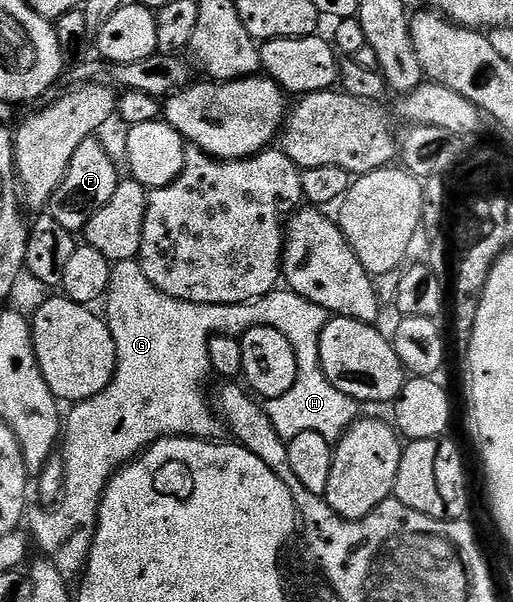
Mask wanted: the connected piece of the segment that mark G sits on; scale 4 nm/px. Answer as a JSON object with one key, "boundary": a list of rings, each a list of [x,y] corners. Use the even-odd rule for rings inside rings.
{"boundary":[[[139,261],[117,262],[112,268],[112,279],[108,285],[106,295],[106,303],[108,302],[108,314],[106,313],[106,321],[110,332],[114,336],[114,348],[116,349],[116,374],[110,380],[110,384],[102,392],[98,392],[98,396],[90,396],[85,402],[77,402],[71,407],[72,410],[67,411],[66,421],[62,426],[62,457],[64,459],[64,487],[60,493],[58,501],[51,508],[40,508],[44,510],[29,509],[26,514],[27,533],[30,535],[31,541],[41,550],[43,557],[47,561],[54,564],[54,568],[58,568],[60,575],[65,580],[76,580],[81,577],[82,571],[88,565],[88,557],[90,556],[90,548],[94,544],[94,536],[96,535],[96,521],[98,521],[98,512],[100,511],[100,501],[104,495],[104,489],[107,488],[108,482],[116,474],[121,466],[128,465],[133,458],[144,453],[148,447],[155,442],[161,442],[163,438],[203,438],[205,440],[217,437],[216,434],[221,423],[211,406],[206,400],[203,388],[207,378],[210,378],[211,366],[209,364],[209,340],[213,334],[230,334],[233,336],[242,336],[251,326],[273,326],[278,332],[282,332],[282,336],[291,338],[294,352],[298,350],[317,350],[320,347],[320,337],[324,331],[324,326],[328,323],[329,313],[323,310],[318,304],[314,304],[310,300],[306,300],[302,296],[298,296],[293,290],[287,288],[277,288],[271,290],[266,296],[255,298],[254,300],[246,300],[242,304],[226,304],[219,306],[218,304],[198,304],[197,302],[183,302],[177,298],[166,296],[154,284],[150,284],[150,280],[140,270]]]}

